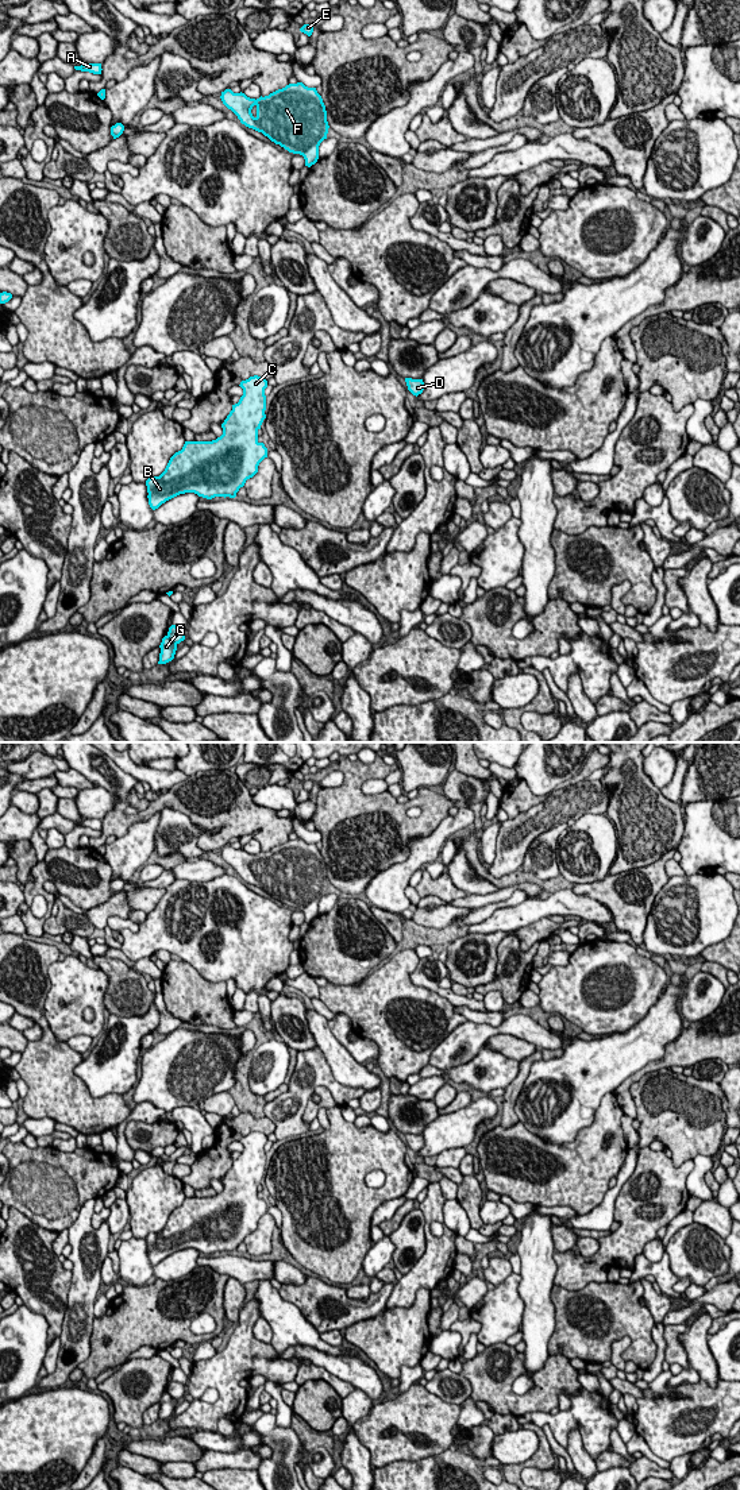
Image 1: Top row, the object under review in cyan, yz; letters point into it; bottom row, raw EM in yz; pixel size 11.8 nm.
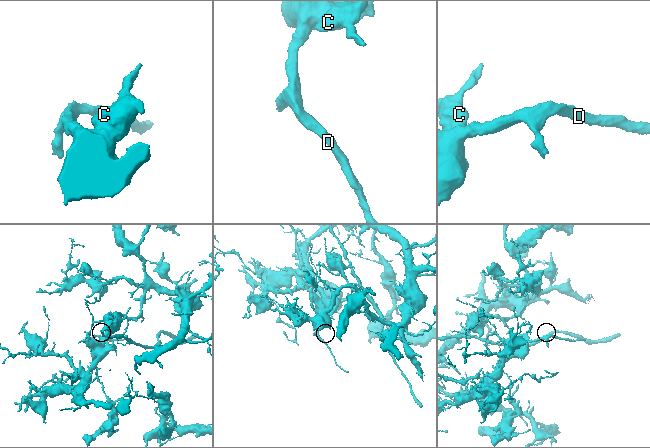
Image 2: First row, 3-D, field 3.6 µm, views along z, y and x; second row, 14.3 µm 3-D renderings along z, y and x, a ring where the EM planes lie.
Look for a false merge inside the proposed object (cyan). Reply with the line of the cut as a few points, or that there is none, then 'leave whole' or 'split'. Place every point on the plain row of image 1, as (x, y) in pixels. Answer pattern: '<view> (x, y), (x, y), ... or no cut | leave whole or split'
yz (166, 1392), (176, 1400) | split

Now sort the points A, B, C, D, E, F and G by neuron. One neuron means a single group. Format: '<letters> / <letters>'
A B C D E F / G

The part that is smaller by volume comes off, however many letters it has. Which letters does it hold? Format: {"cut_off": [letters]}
{"cut_off": ["G"]}

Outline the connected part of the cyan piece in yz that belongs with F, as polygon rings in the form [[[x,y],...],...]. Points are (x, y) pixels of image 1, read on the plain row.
[[[289,839],[257,856],[226,845],[220,854],[242,880],[262,888],[289,908],[302,911],[305,922],[317,918],[319,902],[327,895],[329,881],[316,844]]]

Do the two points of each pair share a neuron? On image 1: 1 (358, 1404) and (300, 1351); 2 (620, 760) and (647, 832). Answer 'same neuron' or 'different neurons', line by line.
1: different neurons
2: same neuron

